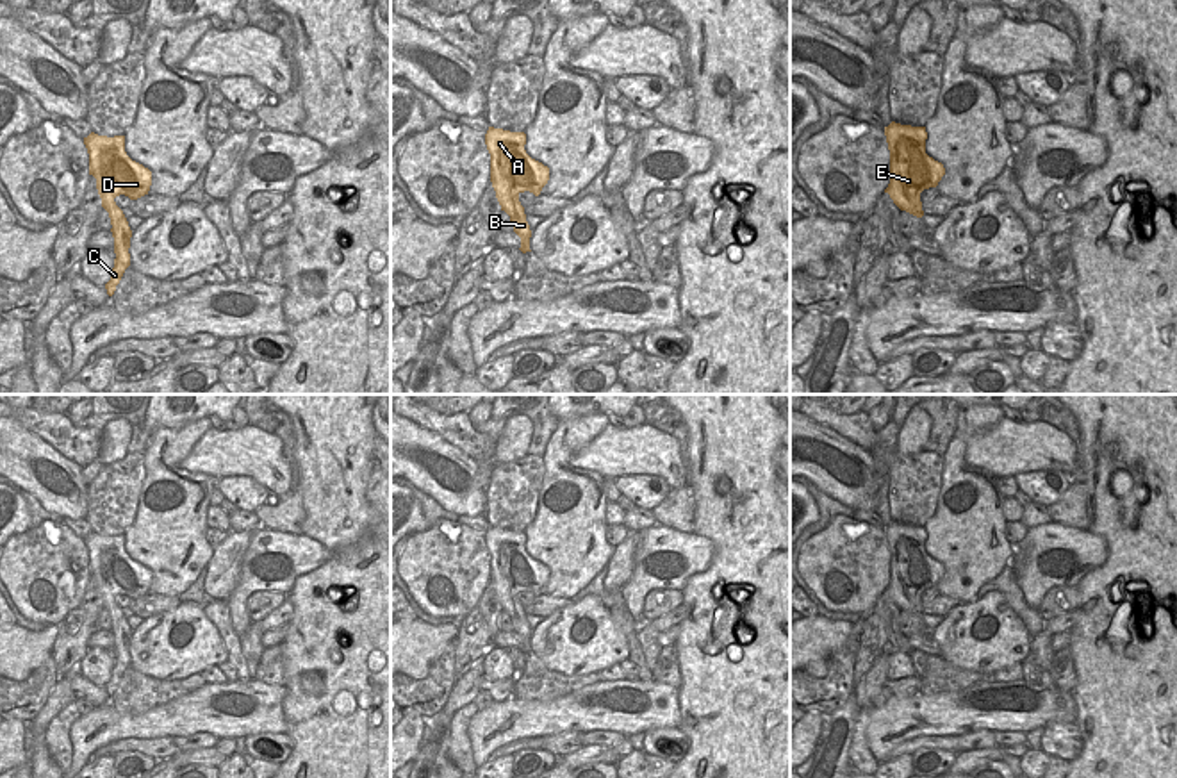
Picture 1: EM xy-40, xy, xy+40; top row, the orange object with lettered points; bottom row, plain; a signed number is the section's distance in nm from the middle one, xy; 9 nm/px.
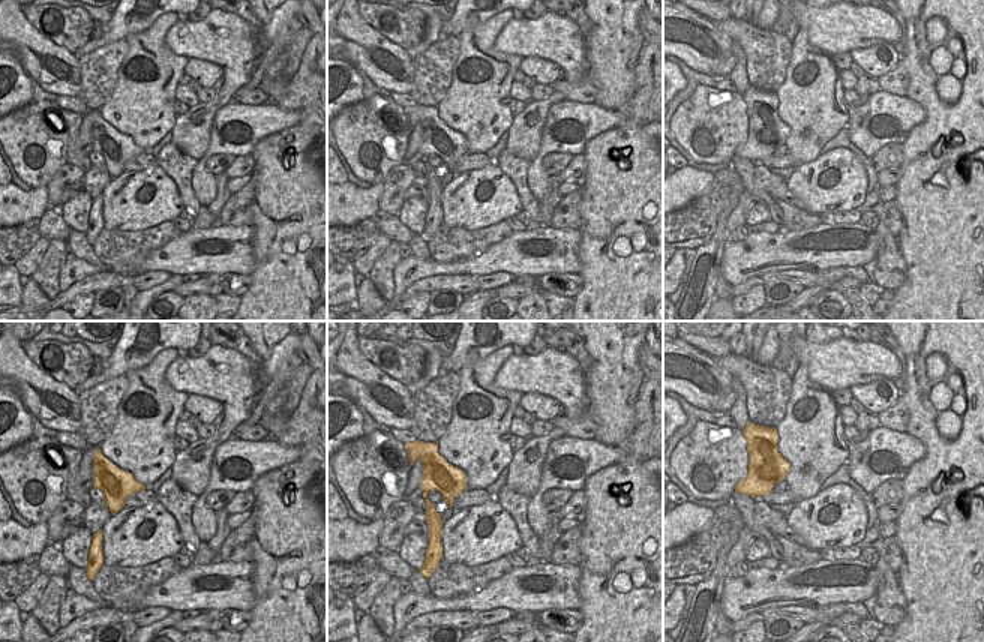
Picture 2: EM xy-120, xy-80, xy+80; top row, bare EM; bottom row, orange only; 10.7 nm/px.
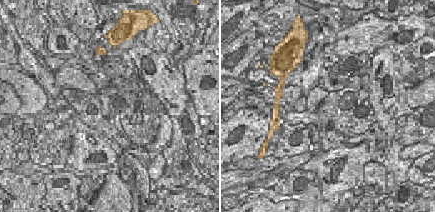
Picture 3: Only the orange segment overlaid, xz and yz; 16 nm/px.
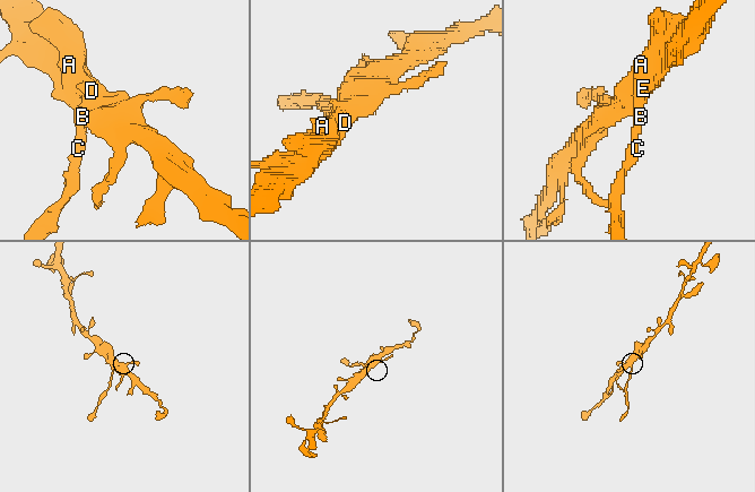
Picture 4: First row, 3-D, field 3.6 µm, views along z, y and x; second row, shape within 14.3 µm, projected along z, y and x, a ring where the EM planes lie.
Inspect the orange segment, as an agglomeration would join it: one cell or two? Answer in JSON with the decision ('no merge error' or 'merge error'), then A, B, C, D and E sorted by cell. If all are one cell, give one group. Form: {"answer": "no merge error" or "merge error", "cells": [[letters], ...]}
{"answer": "merge error", "cells": [["A", "D", "E"], ["B", "C"]]}

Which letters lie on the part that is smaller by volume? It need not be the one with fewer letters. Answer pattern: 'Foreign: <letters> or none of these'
Foreign: B, C

